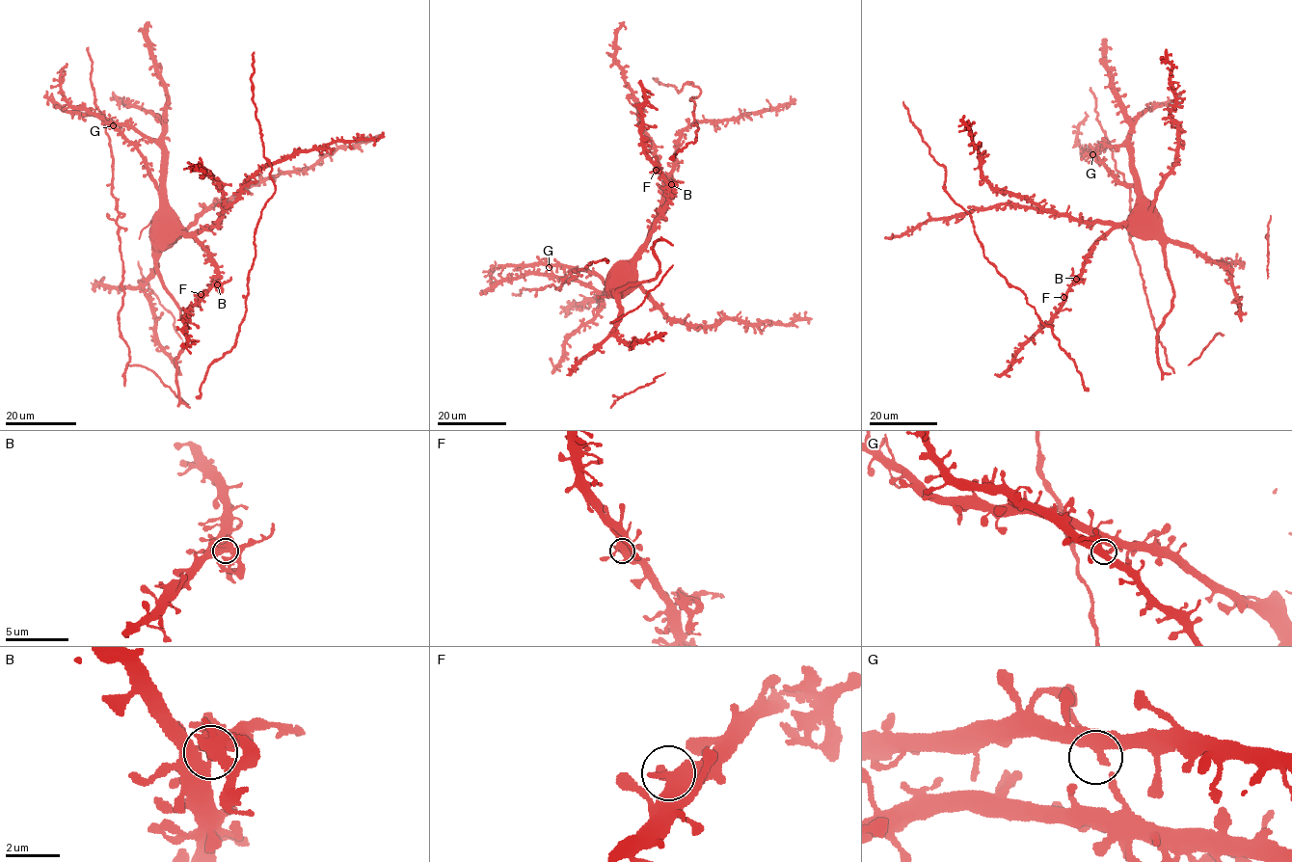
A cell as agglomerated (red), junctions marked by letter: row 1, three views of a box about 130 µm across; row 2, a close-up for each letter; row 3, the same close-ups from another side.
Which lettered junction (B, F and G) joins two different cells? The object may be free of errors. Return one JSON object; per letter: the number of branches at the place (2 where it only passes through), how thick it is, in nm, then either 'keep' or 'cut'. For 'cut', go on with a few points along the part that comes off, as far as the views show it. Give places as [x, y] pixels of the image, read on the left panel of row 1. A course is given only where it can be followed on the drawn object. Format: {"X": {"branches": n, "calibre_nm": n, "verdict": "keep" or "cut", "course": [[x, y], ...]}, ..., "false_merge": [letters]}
{"B": {"branches": 3, "calibre_nm": 300, "verdict": "cut", "course": [[217, 284], [228, 282], [230, 277]]}, "F": {"branches": 3, "calibre_nm": 380, "verdict": "keep"}, "G": {"branches": 3, "calibre_nm": 380, "verdict": "keep"}, "false_merge": ["B"]}

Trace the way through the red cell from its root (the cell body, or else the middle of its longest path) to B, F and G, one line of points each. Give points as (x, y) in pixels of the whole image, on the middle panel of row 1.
B: (652, 222), (650, 239), (646, 242), (654, 223), (671, 194), (671, 184)
F: (652, 222), (650, 239), (646, 242), (654, 223), (671, 194), (663, 177), (656, 170)
G: (652, 222), (647, 245), (614, 284), (607, 285), (594, 275), (572, 267), (549, 267)

